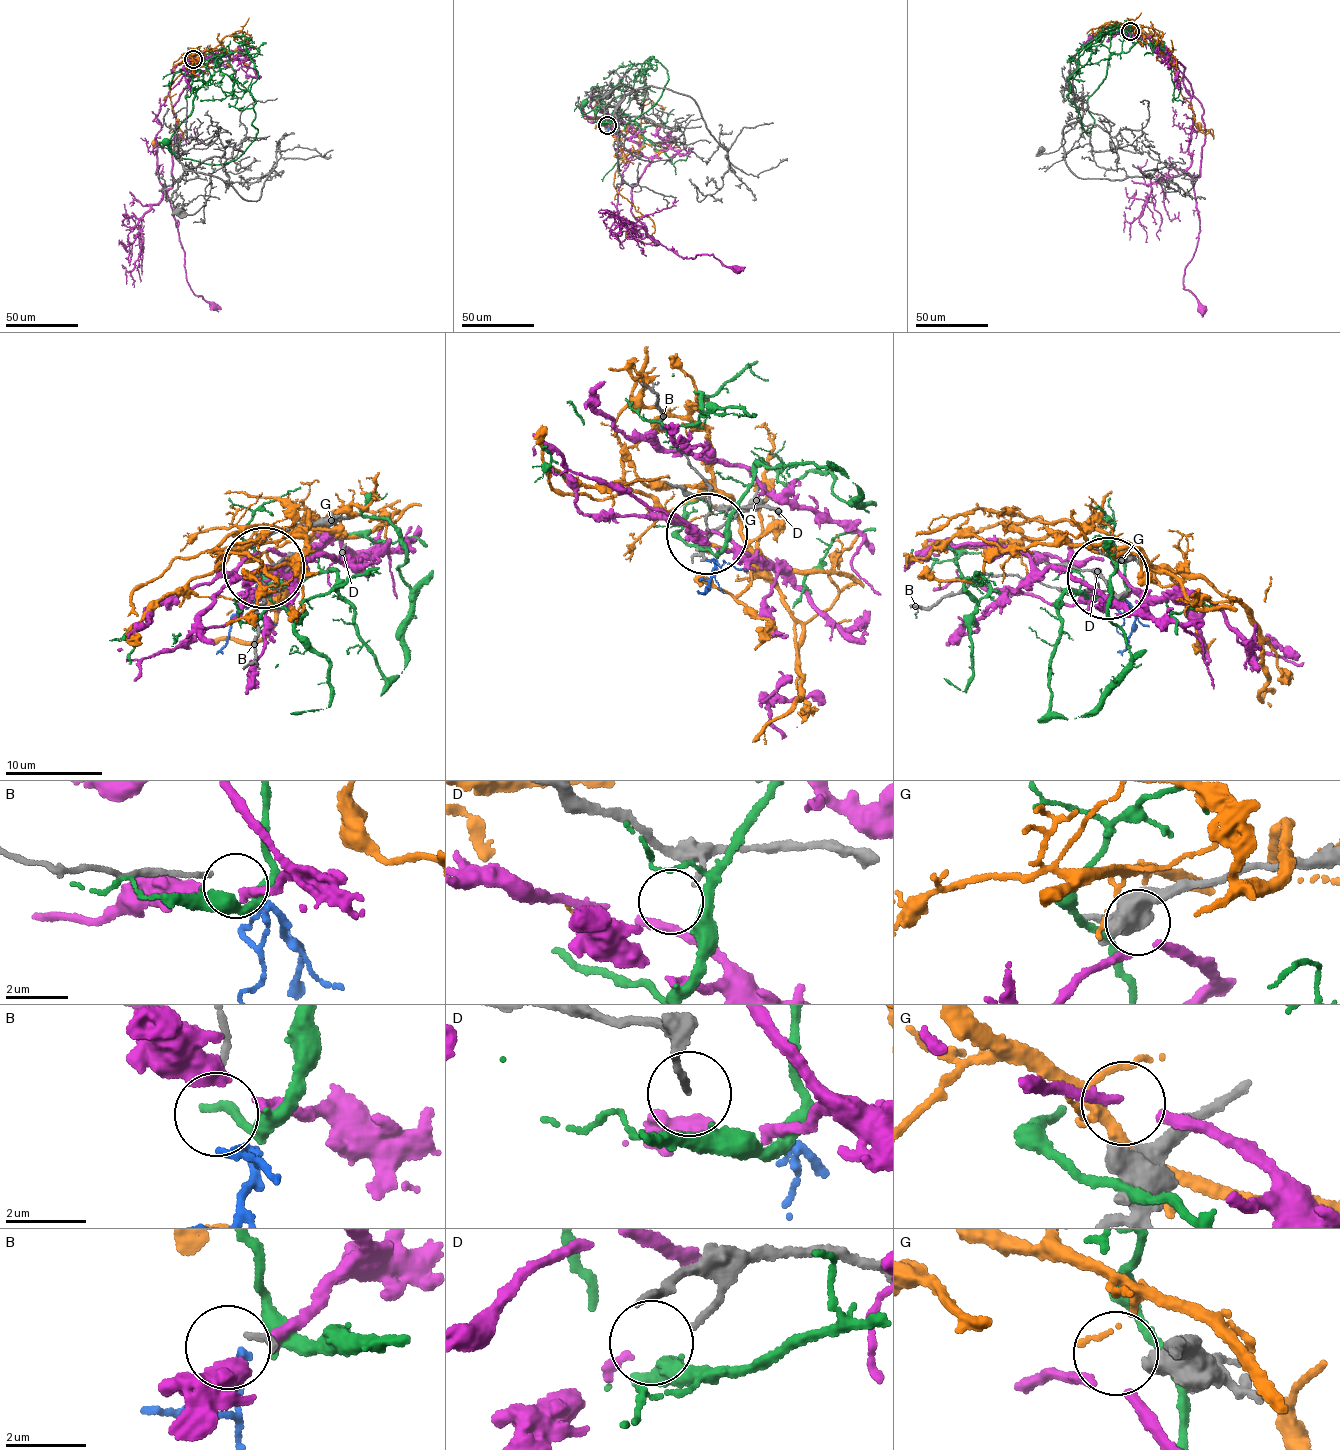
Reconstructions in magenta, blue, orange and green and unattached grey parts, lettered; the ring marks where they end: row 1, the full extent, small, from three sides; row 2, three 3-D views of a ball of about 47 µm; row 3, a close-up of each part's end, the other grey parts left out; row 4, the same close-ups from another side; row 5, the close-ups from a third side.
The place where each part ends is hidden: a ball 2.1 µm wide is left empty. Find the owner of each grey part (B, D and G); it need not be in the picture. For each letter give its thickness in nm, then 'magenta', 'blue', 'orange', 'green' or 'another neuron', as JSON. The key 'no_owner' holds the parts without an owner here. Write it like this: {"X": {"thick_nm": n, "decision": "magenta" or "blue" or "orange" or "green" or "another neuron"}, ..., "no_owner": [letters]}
{"B": {"thick_nm": 140, "decision": "blue"}, "D": {"thick_nm": 160, "decision": "green"}, "G": {"thick_nm": 550, "decision": "magenta"}, "no_owner": []}

